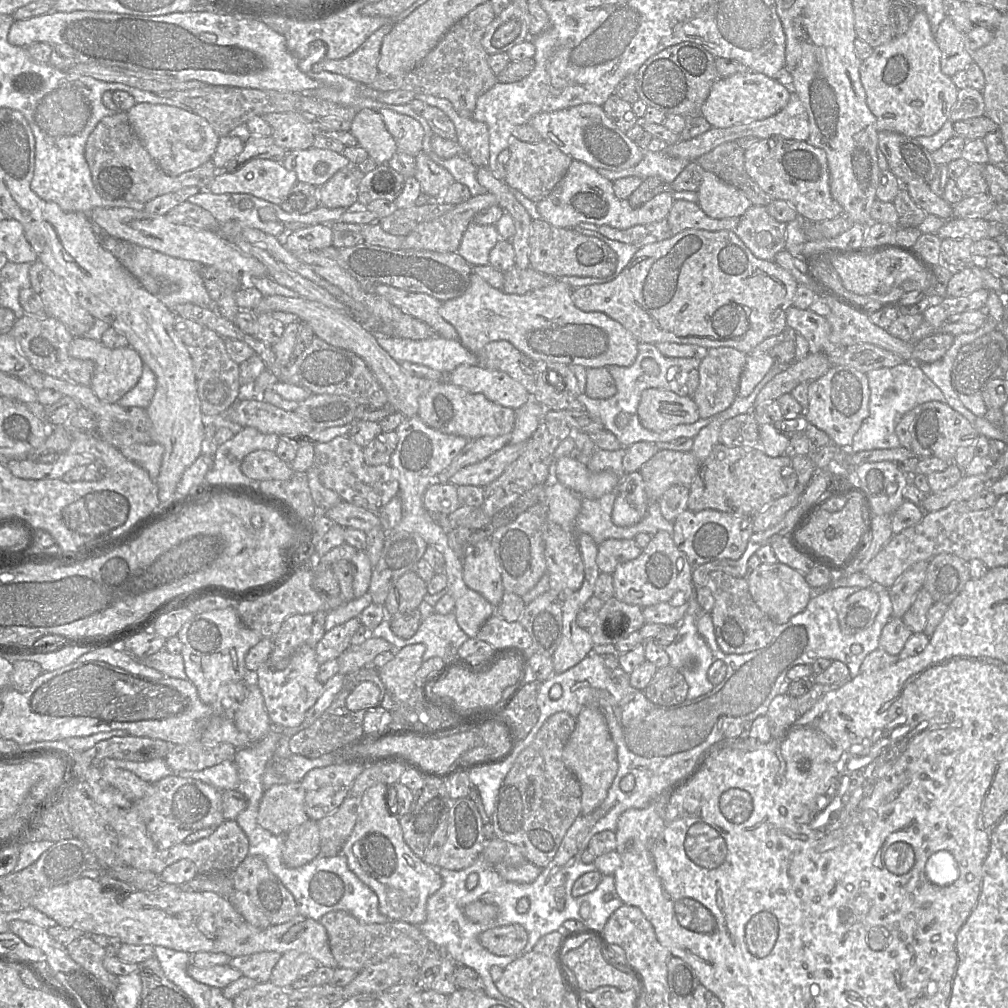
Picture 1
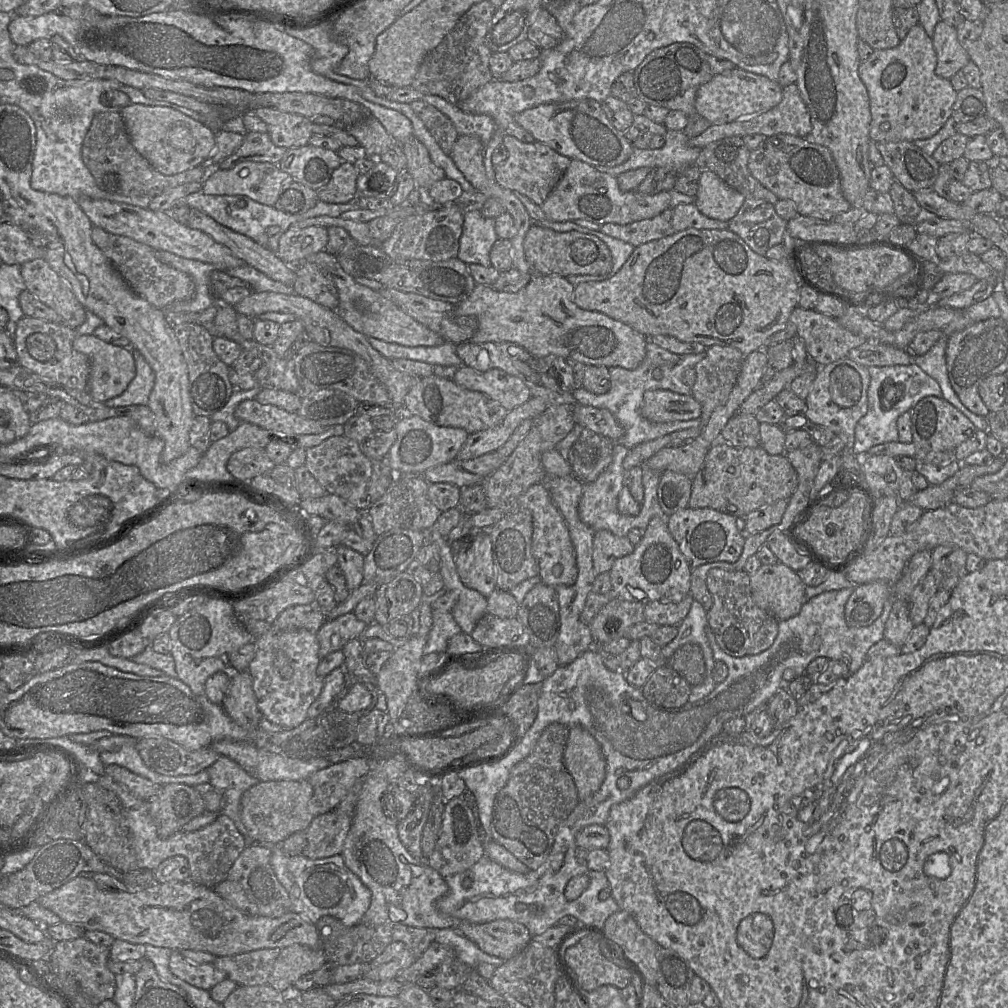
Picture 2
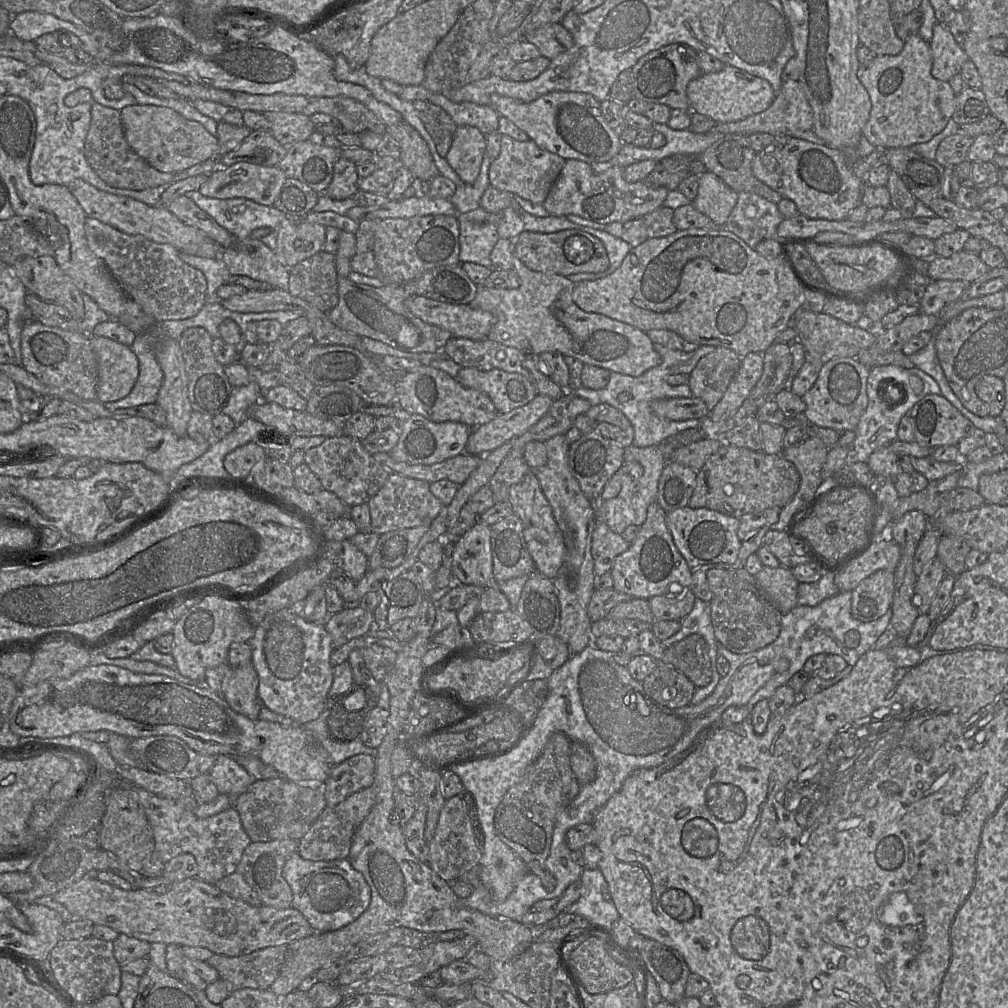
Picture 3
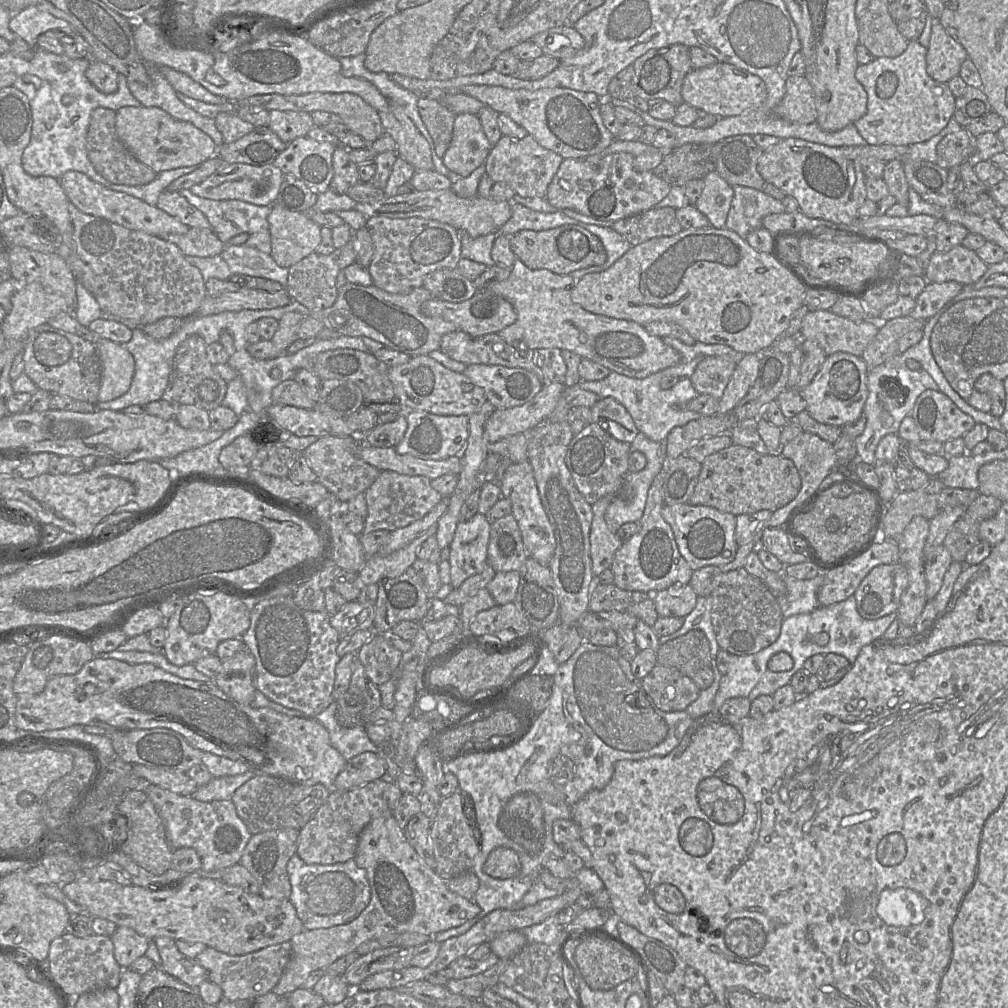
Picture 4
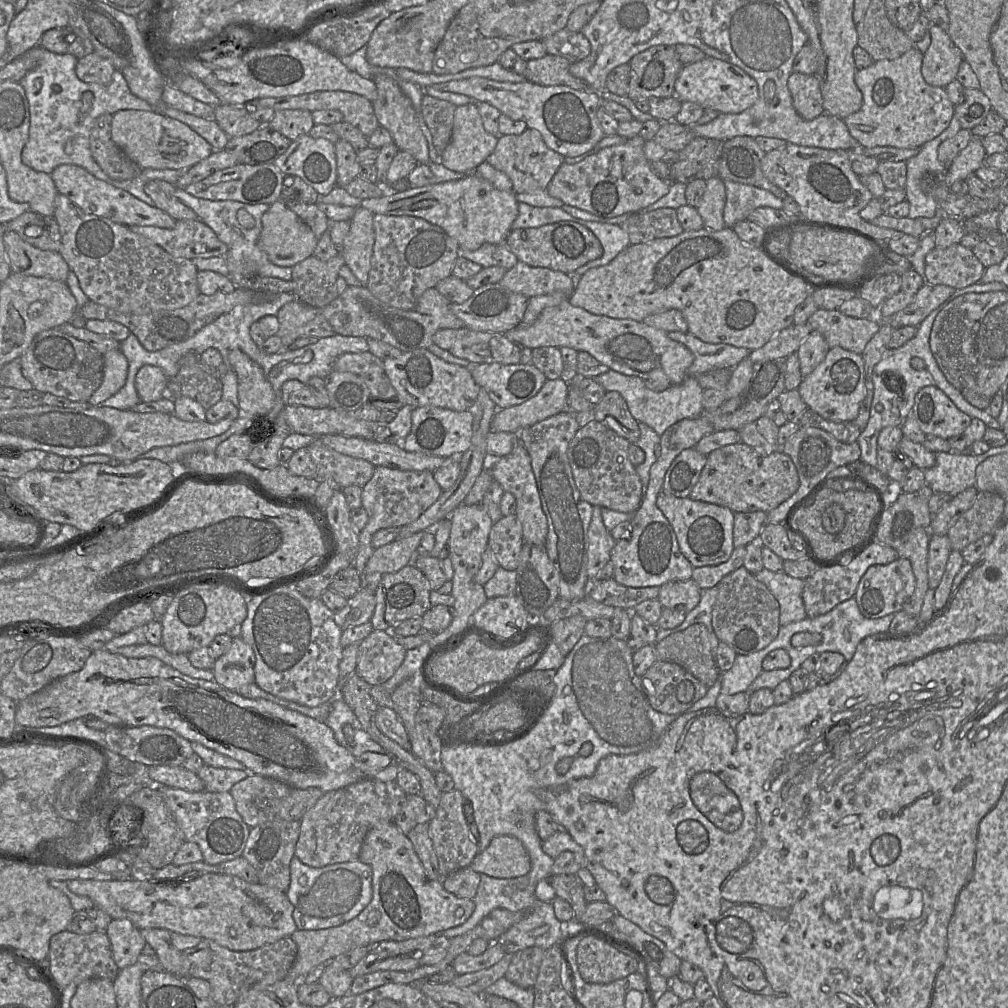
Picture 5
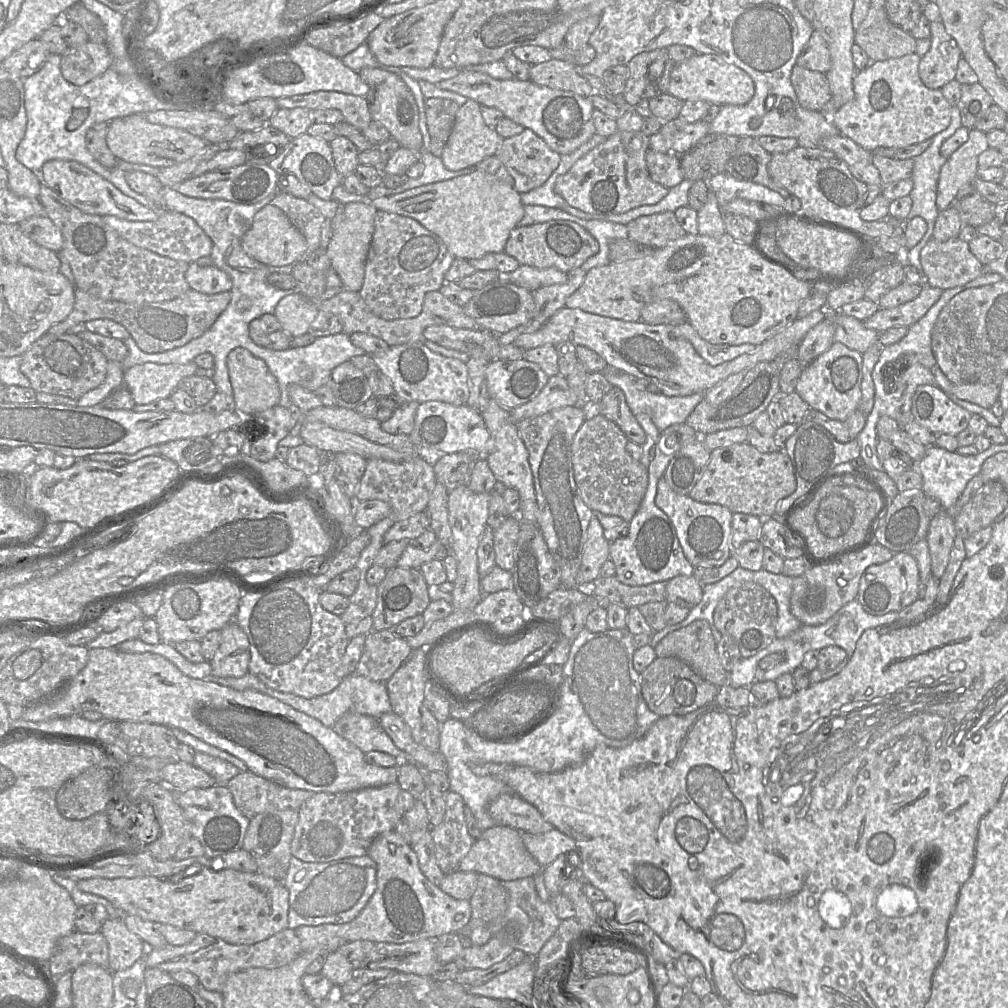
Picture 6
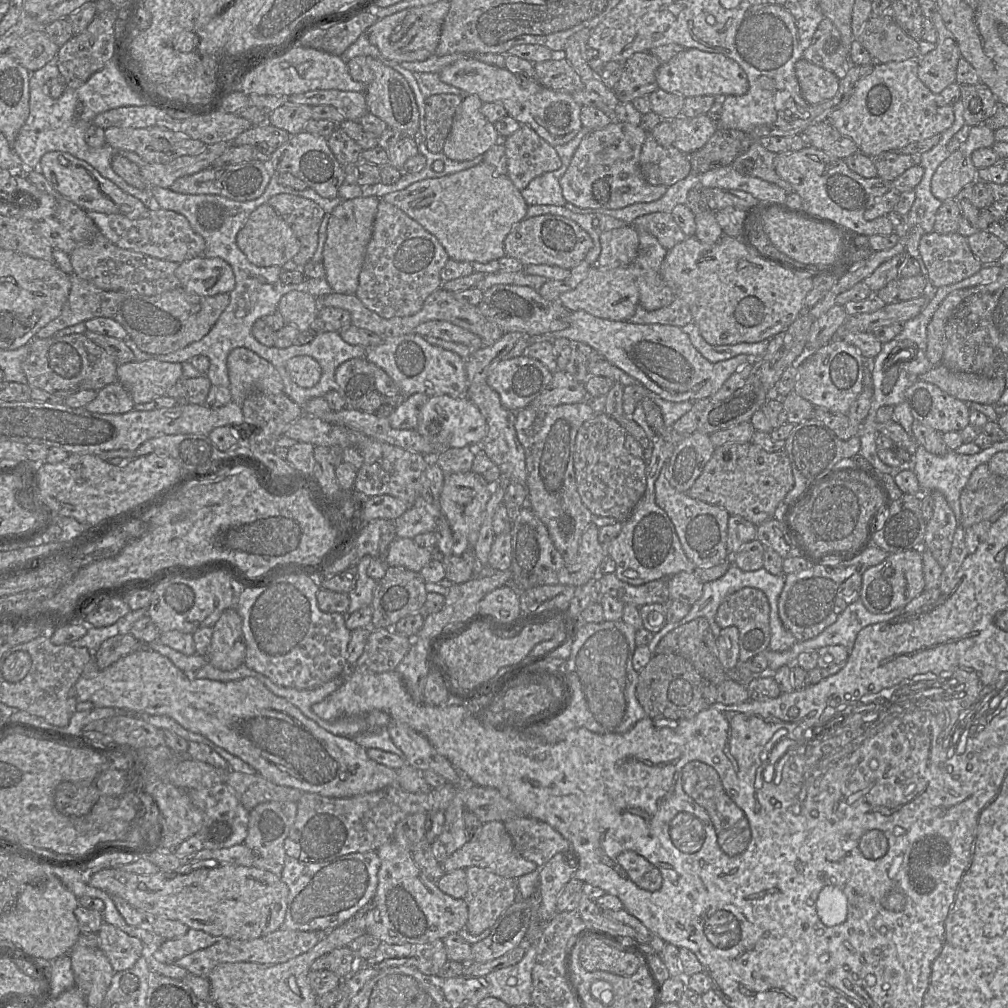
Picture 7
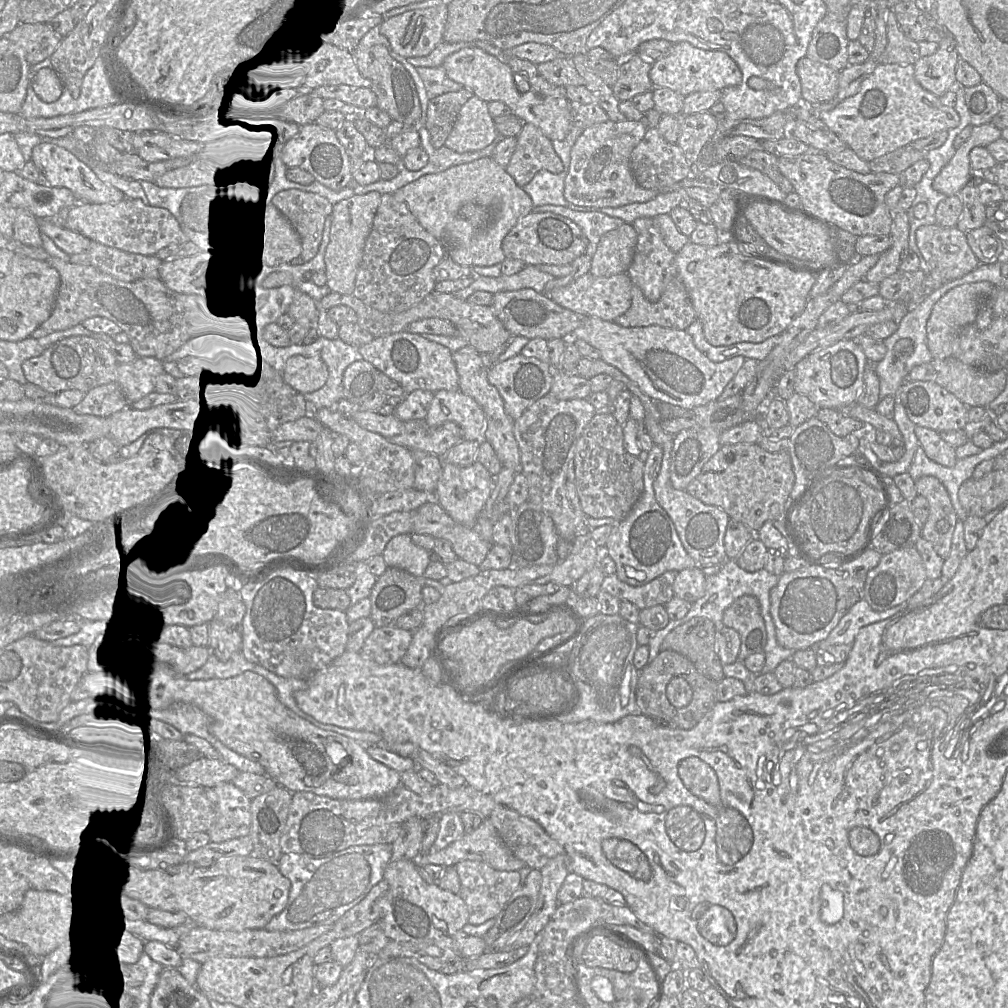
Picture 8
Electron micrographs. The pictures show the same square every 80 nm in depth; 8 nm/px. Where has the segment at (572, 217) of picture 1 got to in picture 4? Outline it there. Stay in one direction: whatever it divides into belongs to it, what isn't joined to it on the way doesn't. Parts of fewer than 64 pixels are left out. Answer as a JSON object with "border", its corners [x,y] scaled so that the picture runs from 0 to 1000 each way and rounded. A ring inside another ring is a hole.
{"border":[[[622,151],[600,154],[591,165],[578,158],[560,158],[543,188],[542,198],[554,209],[565,207],[605,220],[647,207],[663,193],[666,185],[647,170],[630,169],[629,158]]]}

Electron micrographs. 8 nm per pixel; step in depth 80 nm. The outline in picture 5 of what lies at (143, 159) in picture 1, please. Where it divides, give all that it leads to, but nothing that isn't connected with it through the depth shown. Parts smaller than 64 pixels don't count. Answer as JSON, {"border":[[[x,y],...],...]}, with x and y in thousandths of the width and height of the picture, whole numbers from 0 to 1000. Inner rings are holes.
{"border":[[[102,113],[95,117],[88,136],[90,154],[109,177],[129,179],[135,177],[141,168],[111,140],[111,115]]]}

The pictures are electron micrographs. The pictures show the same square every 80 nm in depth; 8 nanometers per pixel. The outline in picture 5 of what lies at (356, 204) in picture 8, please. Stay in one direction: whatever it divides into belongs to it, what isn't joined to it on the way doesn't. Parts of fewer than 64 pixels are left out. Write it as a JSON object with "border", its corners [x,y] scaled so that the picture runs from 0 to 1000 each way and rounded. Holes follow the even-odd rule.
{"border":[[[353,205],[347,219],[347,228],[336,250],[359,284],[363,284],[371,243],[371,212],[360,205]]]}

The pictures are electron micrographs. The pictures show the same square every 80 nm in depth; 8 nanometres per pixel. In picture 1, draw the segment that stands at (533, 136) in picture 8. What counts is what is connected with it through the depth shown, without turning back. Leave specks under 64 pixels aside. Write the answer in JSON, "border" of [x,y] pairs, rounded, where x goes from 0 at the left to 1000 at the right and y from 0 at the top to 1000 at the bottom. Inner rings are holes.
{"border":[[[507,134],[505,138],[506,157],[503,162],[500,182],[517,190],[530,201],[542,196],[561,175],[567,161],[564,154],[557,151],[551,143],[538,139],[533,143],[518,141]]]}

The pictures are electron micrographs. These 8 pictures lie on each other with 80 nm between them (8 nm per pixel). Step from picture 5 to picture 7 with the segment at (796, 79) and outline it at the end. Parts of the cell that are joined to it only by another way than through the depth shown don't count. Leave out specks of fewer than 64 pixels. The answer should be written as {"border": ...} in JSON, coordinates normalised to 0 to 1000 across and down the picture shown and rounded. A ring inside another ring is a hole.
{"border":[[[798,58],[789,63],[789,72],[795,93],[803,104],[811,104],[825,98],[832,88],[832,75]]]}

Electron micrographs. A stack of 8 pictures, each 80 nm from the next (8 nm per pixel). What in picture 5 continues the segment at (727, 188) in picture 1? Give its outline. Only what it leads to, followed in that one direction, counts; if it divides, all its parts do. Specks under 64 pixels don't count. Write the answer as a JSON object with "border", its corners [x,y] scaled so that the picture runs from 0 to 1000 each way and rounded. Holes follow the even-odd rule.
{"border":[[[708,175],[700,179],[700,188],[690,205],[697,217],[698,225],[705,228],[719,226],[717,208],[720,199],[720,188],[717,179]]]}

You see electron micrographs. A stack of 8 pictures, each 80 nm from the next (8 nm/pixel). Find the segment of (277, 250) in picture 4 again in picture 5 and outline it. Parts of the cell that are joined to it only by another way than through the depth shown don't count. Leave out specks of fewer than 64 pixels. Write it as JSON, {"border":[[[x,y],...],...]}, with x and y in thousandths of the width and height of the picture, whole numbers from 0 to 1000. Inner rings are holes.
{"border":[[[279,199],[270,201],[261,212],[259,219],[260,229],[256,244],[264,252],[268,261],[277,265],[291,265],[311,252],[315,239],[313,232]]]}

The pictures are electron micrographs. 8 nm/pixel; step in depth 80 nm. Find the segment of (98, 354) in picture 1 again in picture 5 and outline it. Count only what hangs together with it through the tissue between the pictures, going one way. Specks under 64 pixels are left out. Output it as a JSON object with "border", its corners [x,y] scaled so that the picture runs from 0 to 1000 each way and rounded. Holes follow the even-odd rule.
{"border":[[[110,347],[102,352],[103,368],[99,384],[87,397],[89,403],[97,403],[116,390],[123,382],[127,371],[127,359],[120,347]]]}

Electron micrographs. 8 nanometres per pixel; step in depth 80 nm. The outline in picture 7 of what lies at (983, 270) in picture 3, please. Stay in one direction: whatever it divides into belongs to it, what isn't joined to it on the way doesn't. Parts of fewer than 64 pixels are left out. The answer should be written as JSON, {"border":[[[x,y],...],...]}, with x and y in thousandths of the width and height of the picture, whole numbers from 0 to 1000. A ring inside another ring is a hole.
{"border":[[[925,229],[914,235],[911,246],[921,270],[922,289],[952,280],[968,272],[975,265],[962,248],[959,236],[950,230],[932,232]]]}

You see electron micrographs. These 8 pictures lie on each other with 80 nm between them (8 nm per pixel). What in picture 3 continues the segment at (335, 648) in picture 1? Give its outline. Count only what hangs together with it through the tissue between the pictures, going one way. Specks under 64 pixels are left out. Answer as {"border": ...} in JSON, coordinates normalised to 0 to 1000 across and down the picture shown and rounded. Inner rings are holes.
{"border":[[[345,599],[339,606],[327,610],[321,622],[329,633],[330,643],[335,643],[351,633],[366,630],[371,624],[371,607],[355,599]]]}

